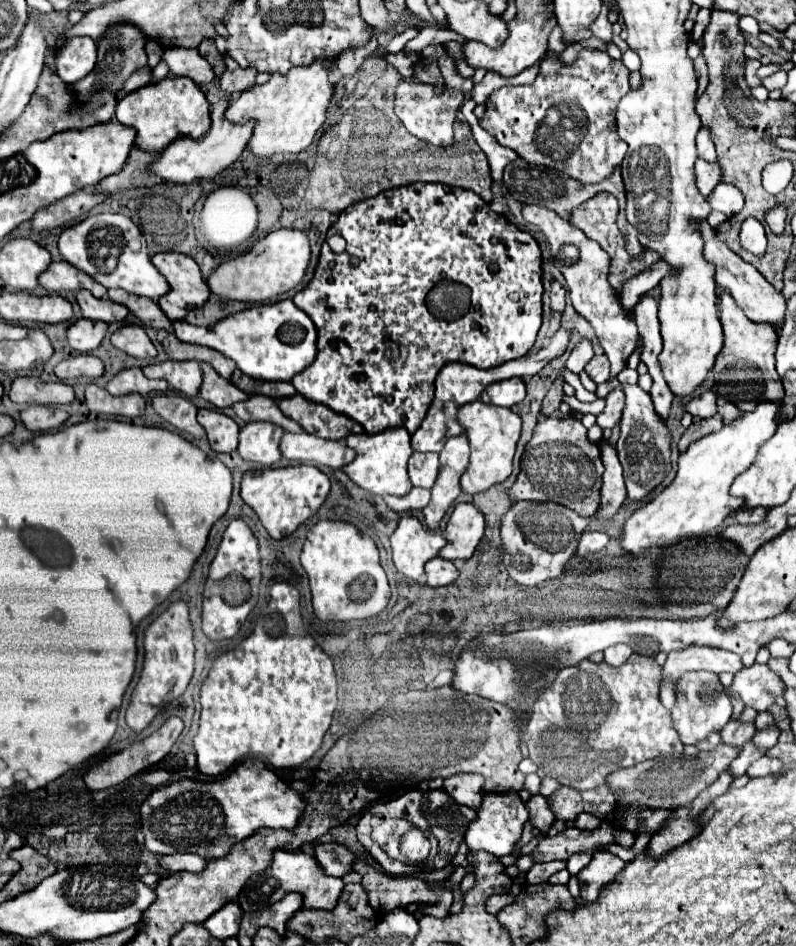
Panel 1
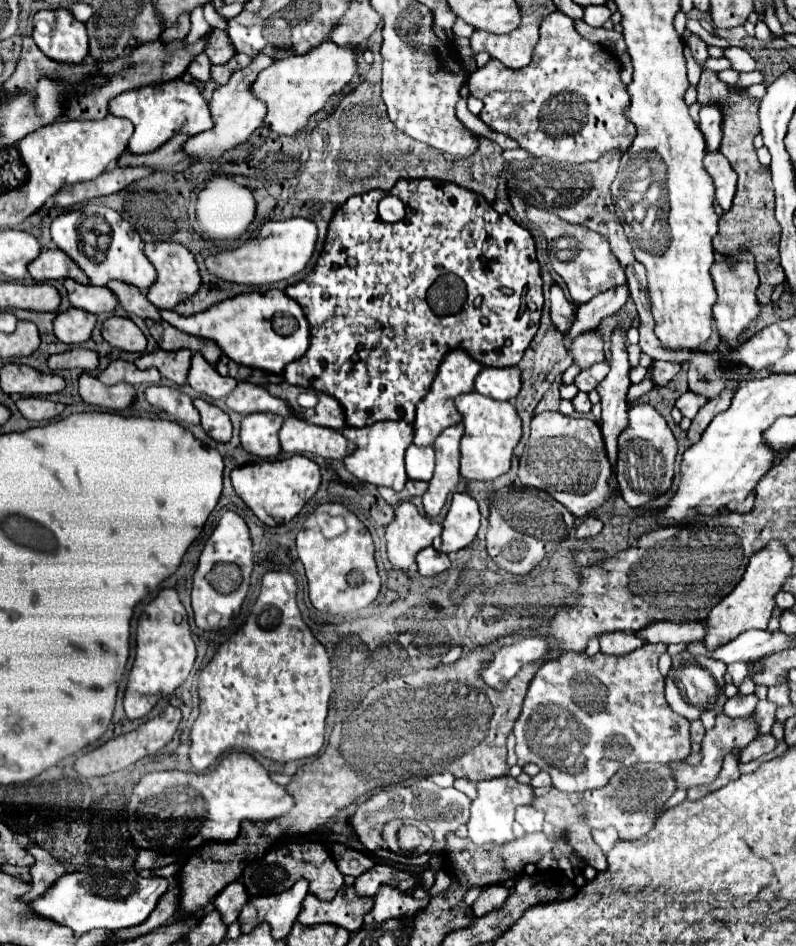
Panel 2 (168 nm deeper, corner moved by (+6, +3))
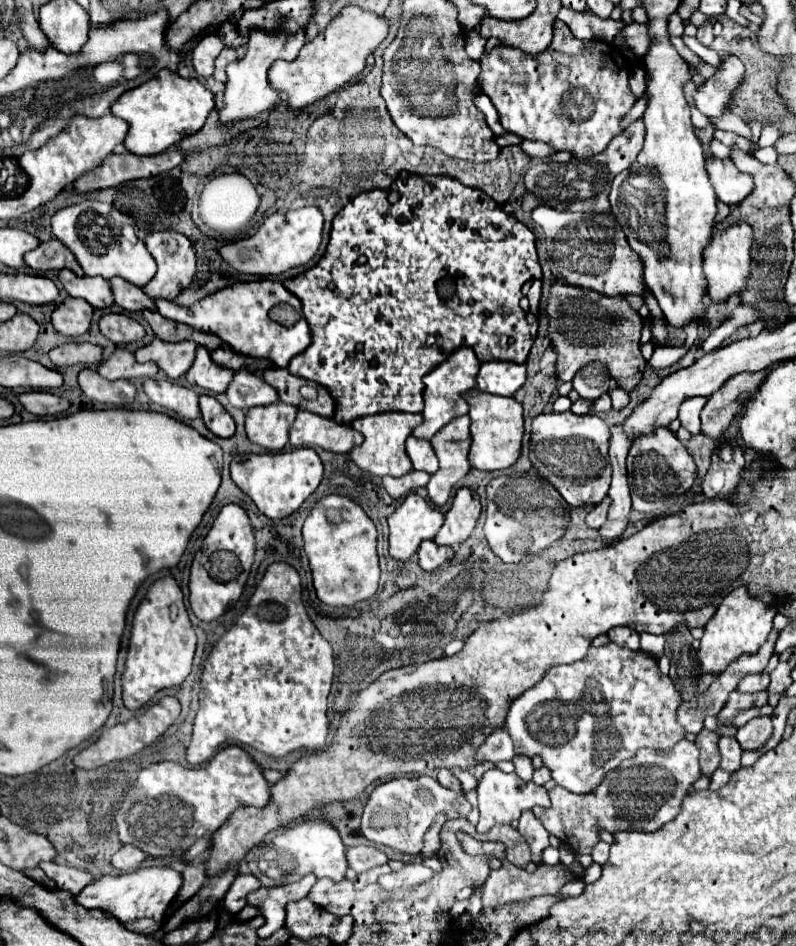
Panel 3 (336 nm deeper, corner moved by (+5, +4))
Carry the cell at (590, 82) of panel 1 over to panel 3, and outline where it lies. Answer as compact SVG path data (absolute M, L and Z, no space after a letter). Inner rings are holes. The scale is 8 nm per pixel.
M555 19L553 31L553 41L541 57L529 57L529 61L525 61L521 53L517 53L515 49L503 49L503 45L497 45L489 55L483 55L479 59L481 75L477 79L477 87L485 95L489 95L491 103L499 111L499 119L505 131L515 133L521 139L543 141L555 151L567 151L577 159L593 157L601 153L613 137L623 133L621 119L637 101L627 85L631 67L629 61L619 55L619 51L611 43L579 41L559 19Z

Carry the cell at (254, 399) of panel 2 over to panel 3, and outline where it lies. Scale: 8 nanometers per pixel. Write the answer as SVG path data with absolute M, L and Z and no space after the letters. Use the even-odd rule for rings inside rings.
M237 371L225 395L233 407L239 407L243 411L279 401L277 391L249 371Z

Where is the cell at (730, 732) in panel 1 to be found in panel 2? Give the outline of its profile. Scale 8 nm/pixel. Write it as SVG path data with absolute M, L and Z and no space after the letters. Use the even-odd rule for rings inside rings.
M736 694L734 698L726 700L724 712L726 712L728 716L734 716L734 718L738 718L738 716L748 716L748 714L754 712L756 704L758 704L758 696L756 696L756 694L748 694L748 696Z

